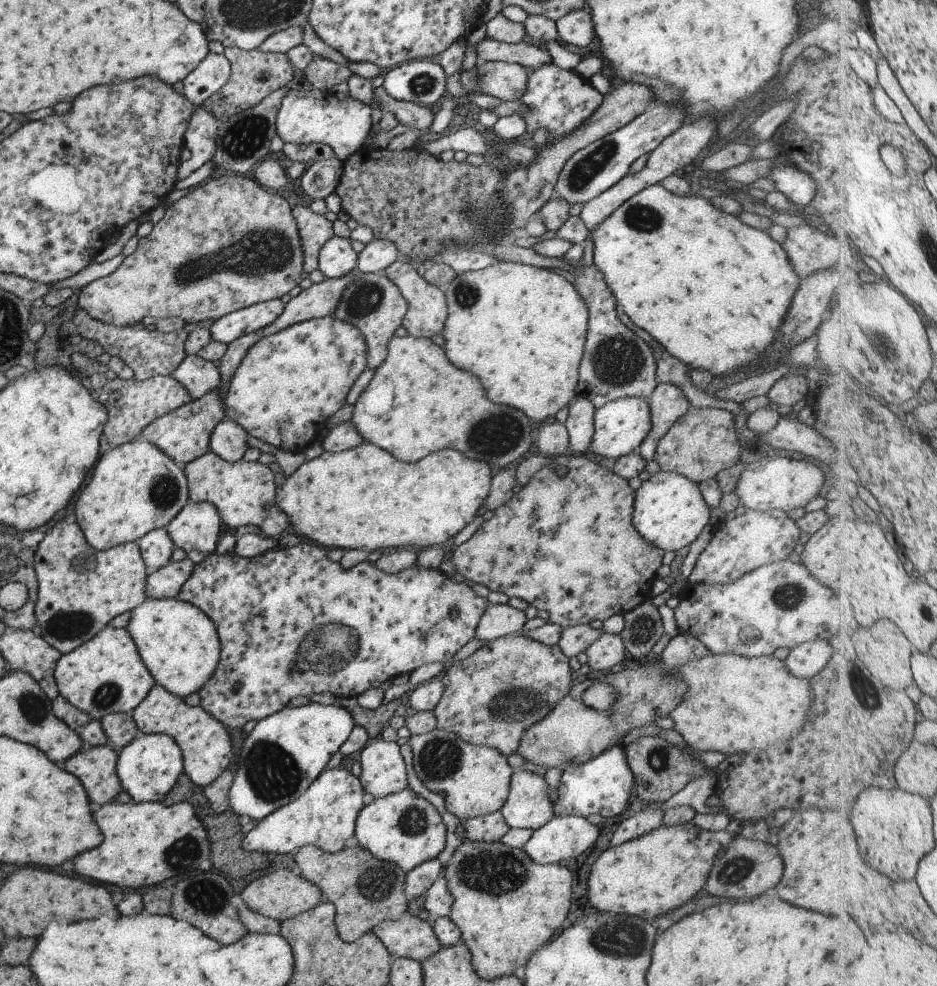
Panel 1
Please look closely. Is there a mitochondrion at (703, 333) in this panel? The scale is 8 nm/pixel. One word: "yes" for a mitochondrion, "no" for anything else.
no

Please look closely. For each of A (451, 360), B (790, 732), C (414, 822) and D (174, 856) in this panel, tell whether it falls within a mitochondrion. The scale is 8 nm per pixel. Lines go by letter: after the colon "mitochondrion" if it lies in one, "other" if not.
A: other
B: other
C: mitochondrion
D: mitochondrion

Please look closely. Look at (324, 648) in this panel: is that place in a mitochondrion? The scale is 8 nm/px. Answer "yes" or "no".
yes

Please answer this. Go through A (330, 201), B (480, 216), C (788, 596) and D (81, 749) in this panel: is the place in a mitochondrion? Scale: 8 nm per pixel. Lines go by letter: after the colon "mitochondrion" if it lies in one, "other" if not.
A: other
B: mitochondrion
C: mitochondrion
D: other

